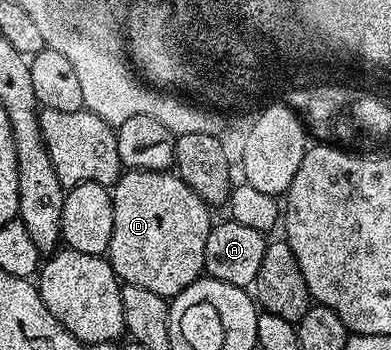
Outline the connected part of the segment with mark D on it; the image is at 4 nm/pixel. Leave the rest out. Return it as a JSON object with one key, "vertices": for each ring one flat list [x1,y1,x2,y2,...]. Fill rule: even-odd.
{"vertices":[[125,169,110,193,114,208,114,232,110,232,106,257,121,283,147,288,149,292,158,292,158,296,171,300,204,274,206,236,214,225,213,211,201,200,198,192,194,192,194,188,181,180,179,173]]}

